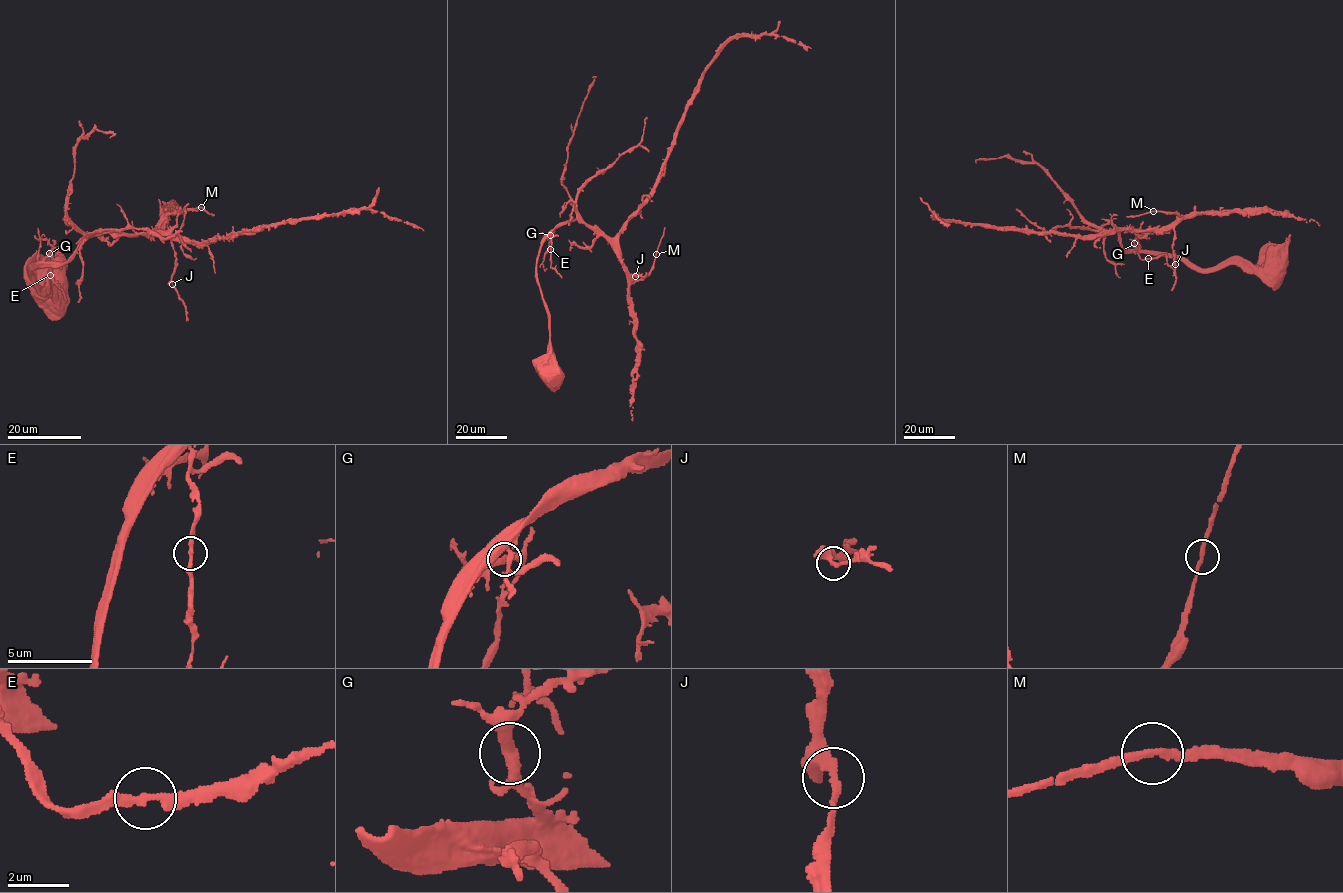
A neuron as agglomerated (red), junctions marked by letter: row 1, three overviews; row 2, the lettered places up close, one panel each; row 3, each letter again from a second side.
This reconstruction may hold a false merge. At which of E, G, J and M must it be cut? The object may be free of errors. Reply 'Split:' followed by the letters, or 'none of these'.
Split: none of these

